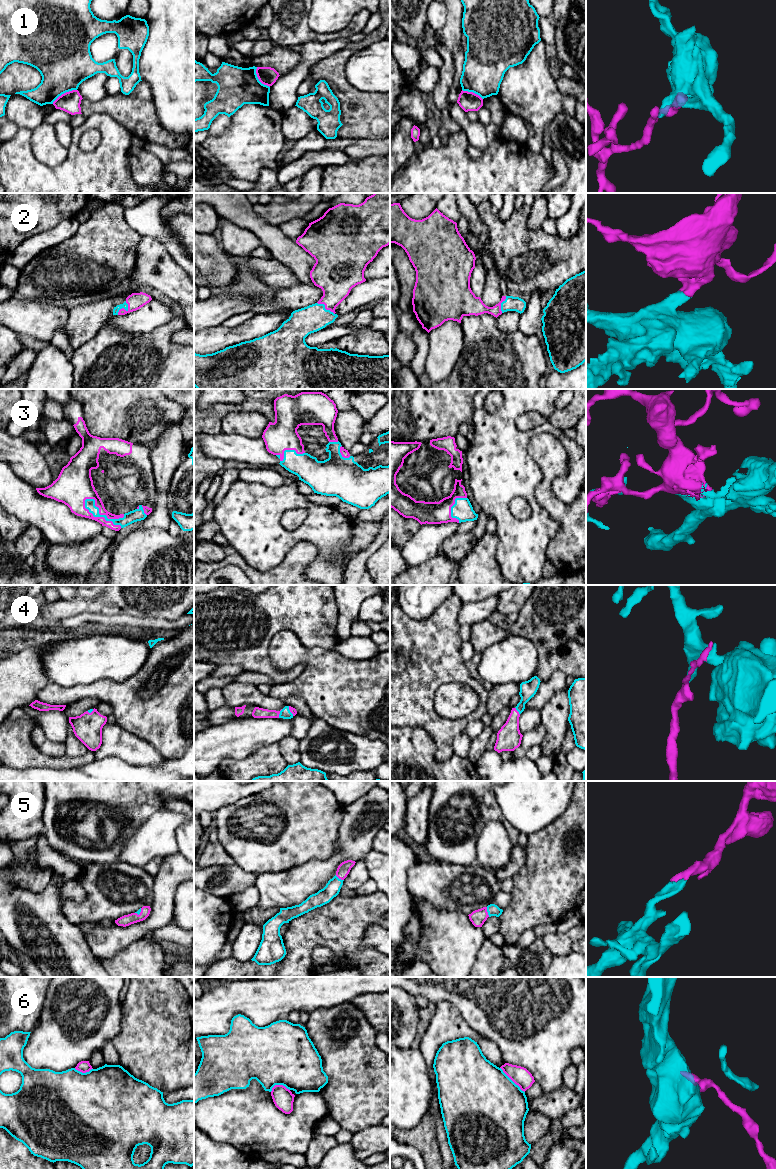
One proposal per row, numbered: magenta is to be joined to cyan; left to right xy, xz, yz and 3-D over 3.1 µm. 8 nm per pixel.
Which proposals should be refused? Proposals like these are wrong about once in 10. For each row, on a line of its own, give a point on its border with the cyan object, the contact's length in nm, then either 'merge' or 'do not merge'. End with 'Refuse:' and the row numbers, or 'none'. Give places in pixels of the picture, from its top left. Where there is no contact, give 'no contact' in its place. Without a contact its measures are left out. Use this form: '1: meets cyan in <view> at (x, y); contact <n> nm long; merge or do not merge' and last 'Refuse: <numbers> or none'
1: meets cyan in xy at (64, 92); contact 240 nm long; do not merge
2: meets cyan in xy at (125, 309); contact 130 nm long; merge
3: meets cyan in xy at (100, 516); contact 380 nm long; merge
4: meets cyan in xz at (280, 713); contact 80 nm long; merge
5: meets cyan in yz at (487, 911); contact 80 nm long; merge
6: meets cyan in yz at (511, 1080); contact 280 nm long; do not merge
Refuse: 1, 6

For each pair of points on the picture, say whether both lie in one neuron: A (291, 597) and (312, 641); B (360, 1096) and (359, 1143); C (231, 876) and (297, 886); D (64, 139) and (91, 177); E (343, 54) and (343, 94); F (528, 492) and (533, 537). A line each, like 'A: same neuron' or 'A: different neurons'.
A: same neuron
B: different neurons
C: different neurons
D: different neurons
E: same neuron
F: same neuron

